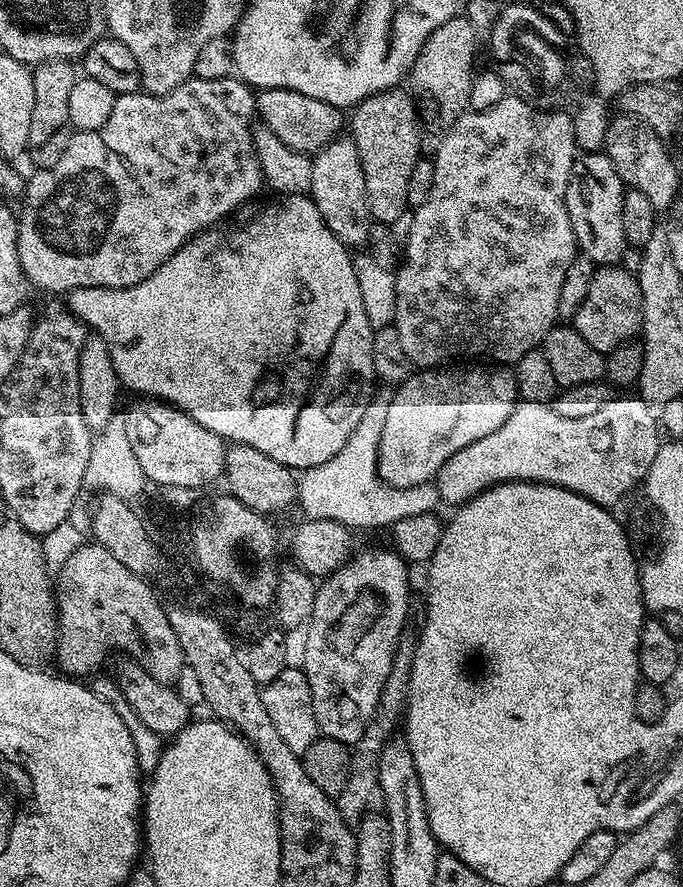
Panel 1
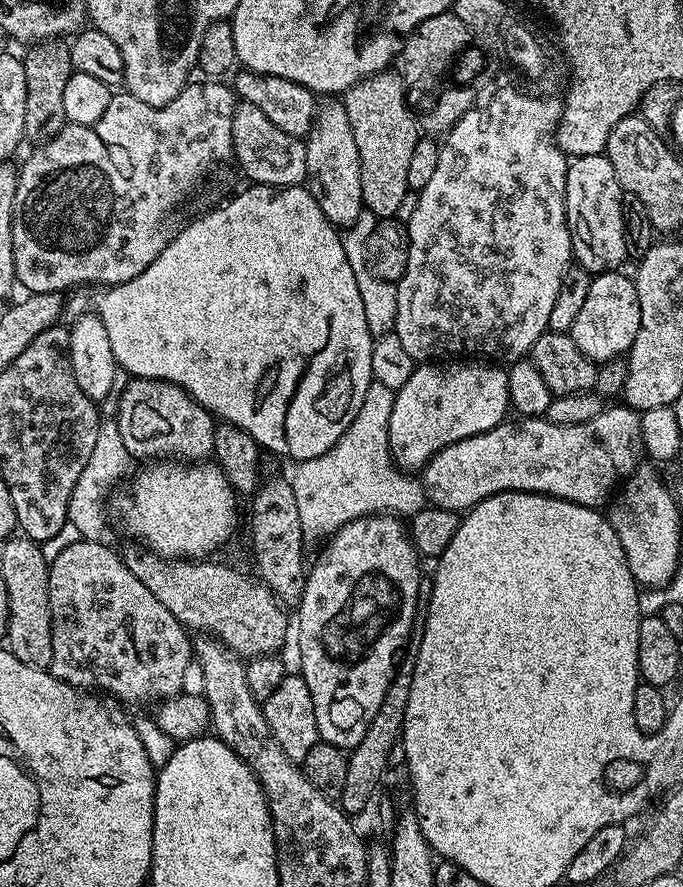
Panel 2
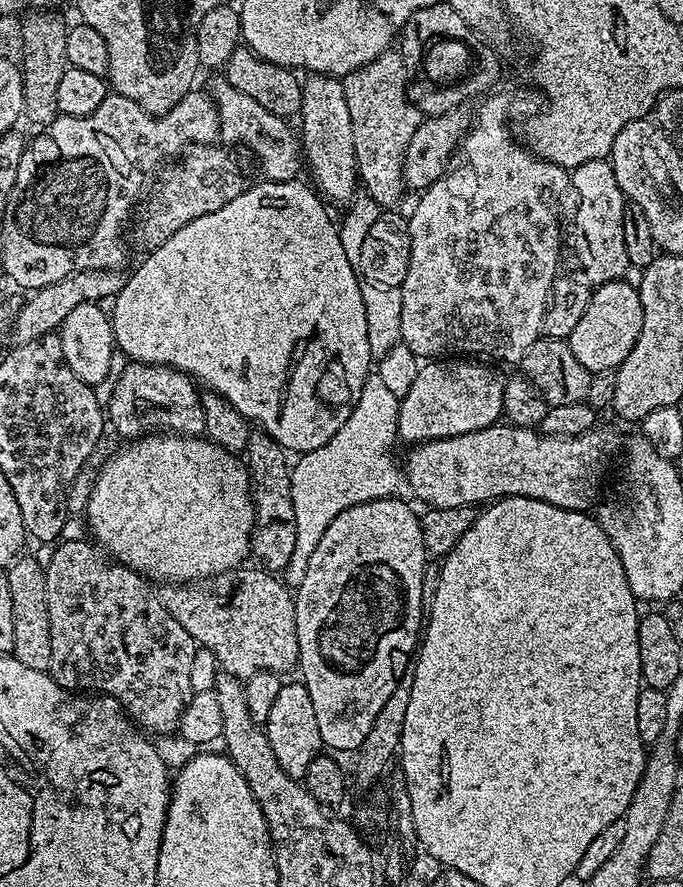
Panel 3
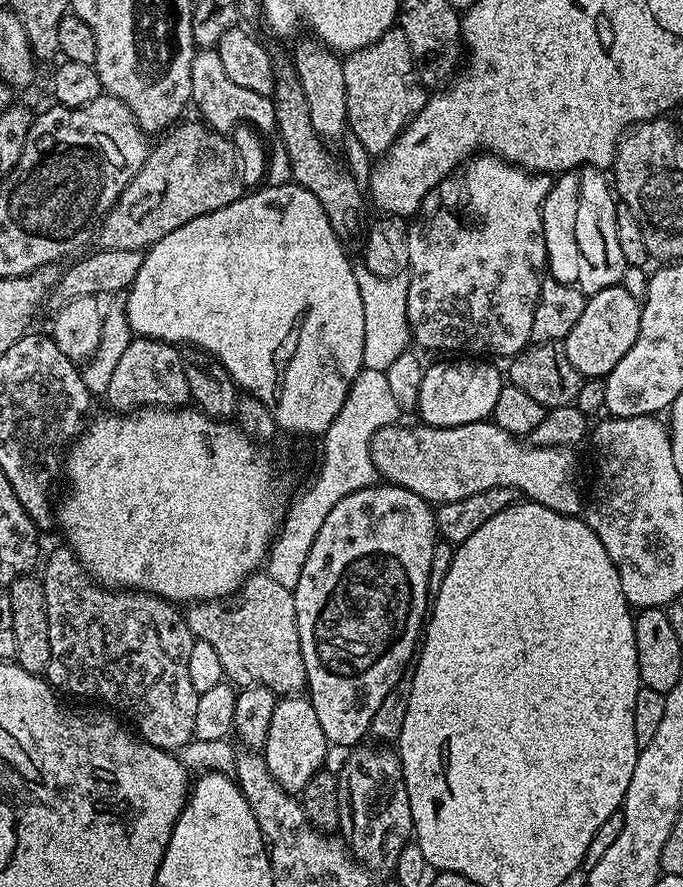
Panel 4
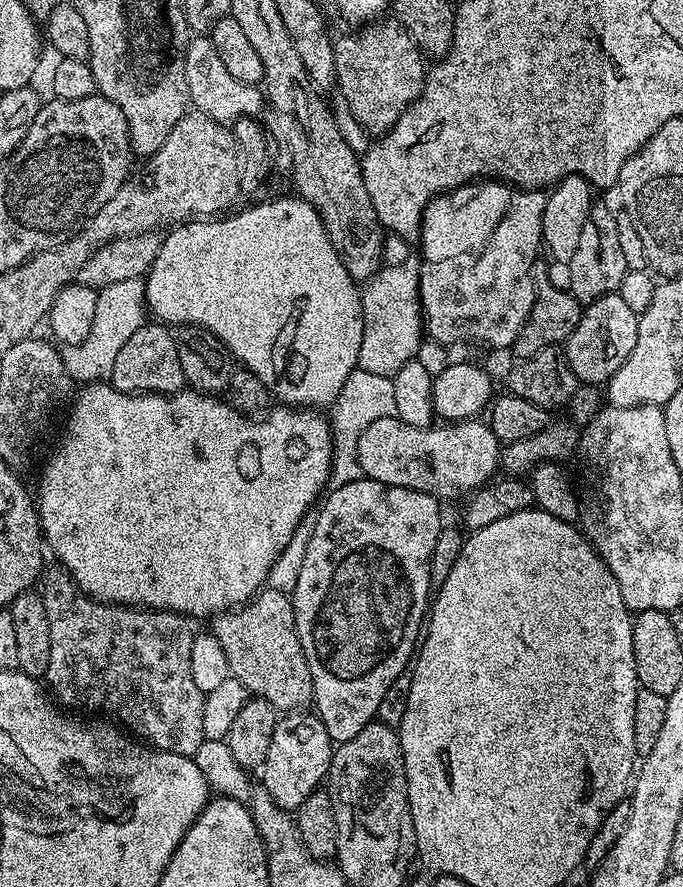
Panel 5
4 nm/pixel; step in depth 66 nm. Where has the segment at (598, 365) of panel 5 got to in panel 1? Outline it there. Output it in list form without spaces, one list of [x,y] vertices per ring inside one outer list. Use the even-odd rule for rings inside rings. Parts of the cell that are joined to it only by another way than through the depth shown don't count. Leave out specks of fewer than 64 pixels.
[[[600,266],[594,274],[594,282],[590,282],[590,290],[586,293],[586,302],[578,306],[578,314],[574,327],[594,350],[605,354],[617,348],[619,344],[631,341],[641,327],[642,294],[639,279],[623,266]]]

